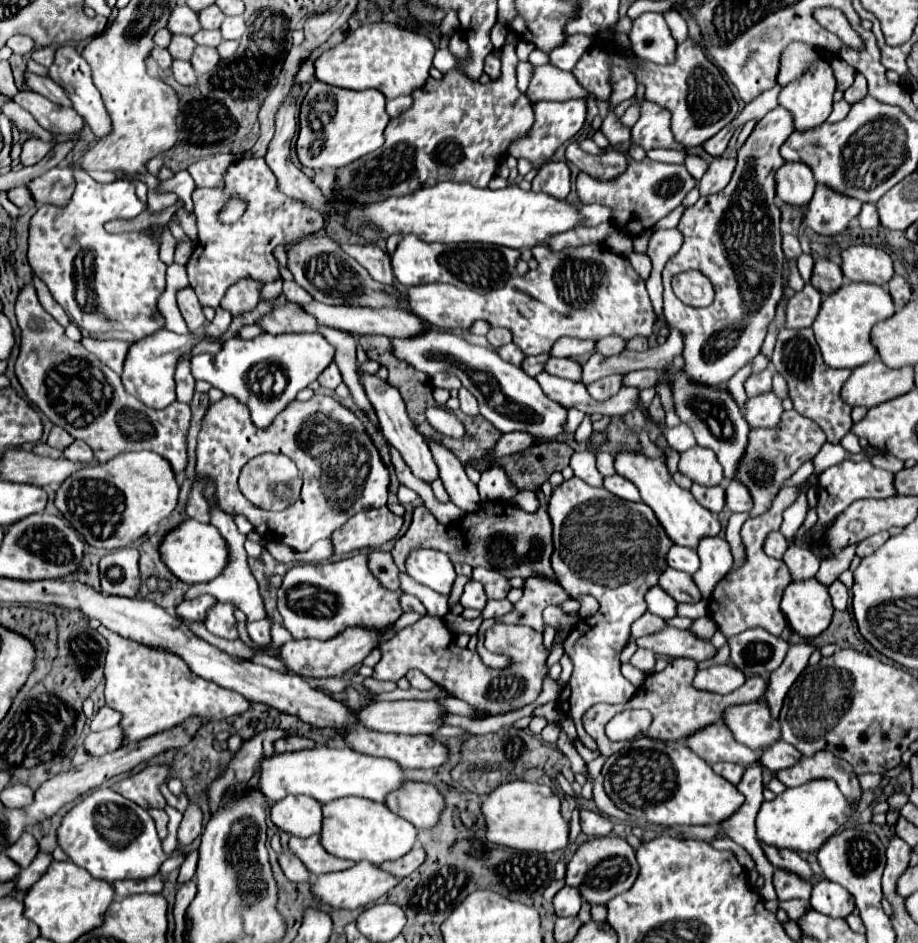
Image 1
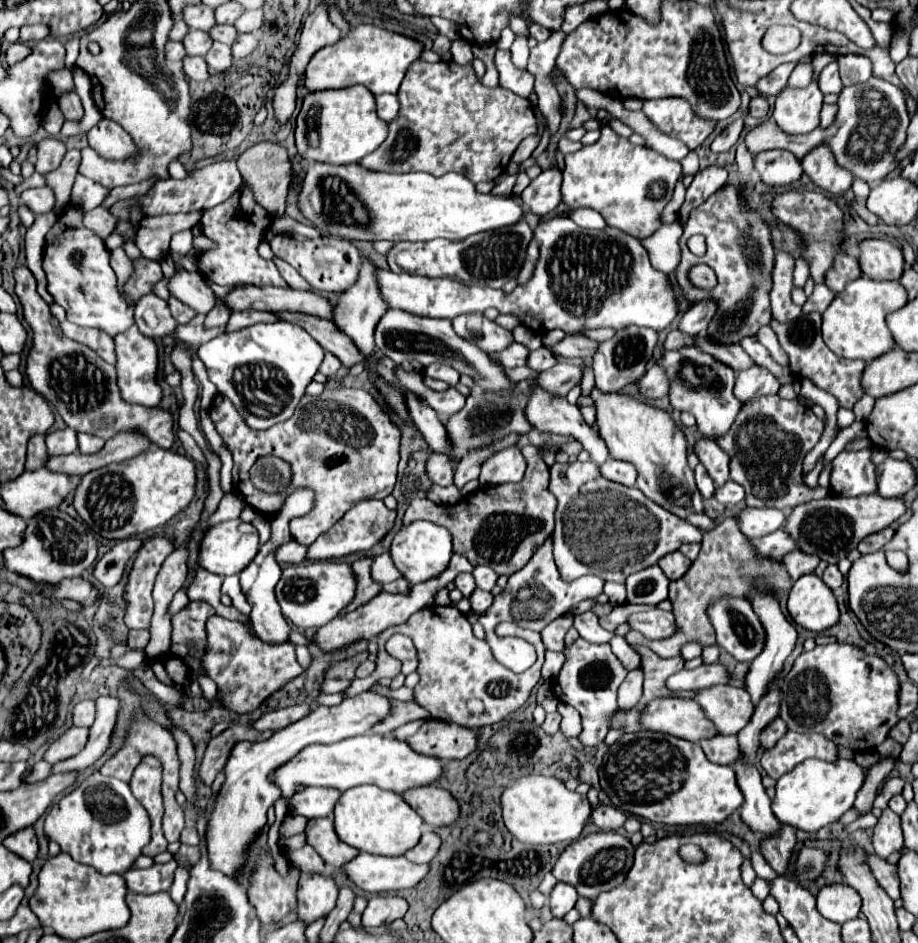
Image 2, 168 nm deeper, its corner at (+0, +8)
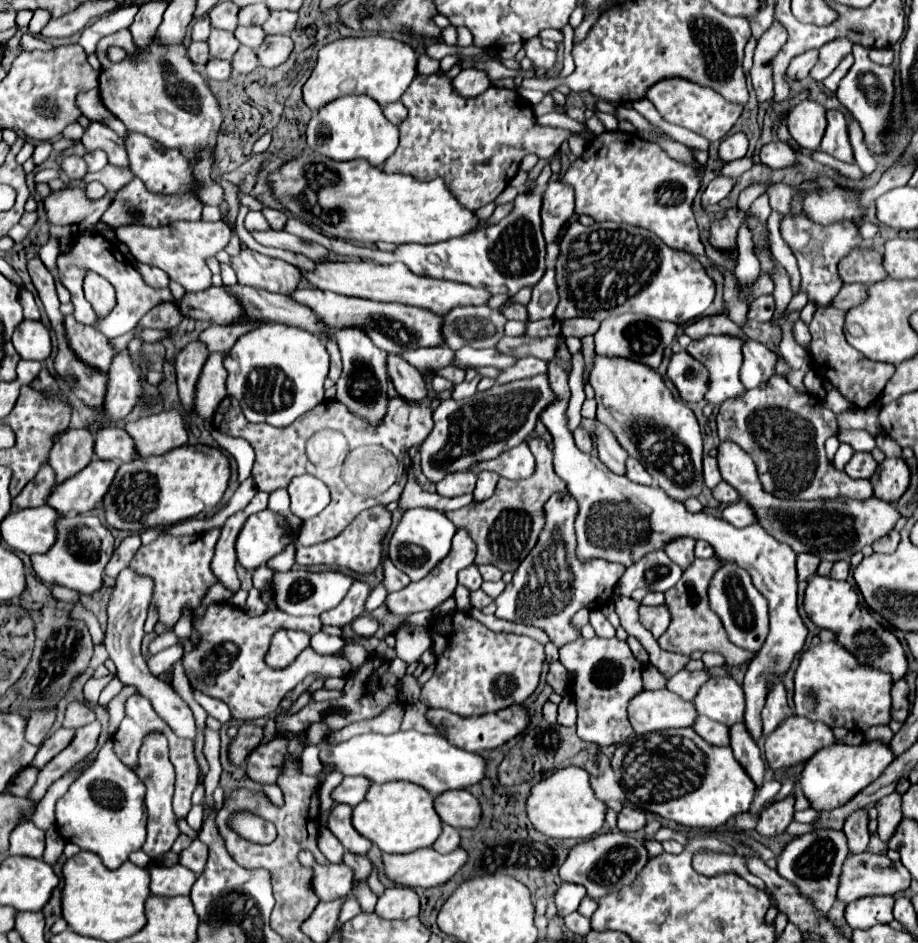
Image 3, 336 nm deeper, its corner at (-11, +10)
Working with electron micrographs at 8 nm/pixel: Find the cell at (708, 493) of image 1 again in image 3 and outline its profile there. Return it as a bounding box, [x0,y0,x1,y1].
[704,456,722,488]

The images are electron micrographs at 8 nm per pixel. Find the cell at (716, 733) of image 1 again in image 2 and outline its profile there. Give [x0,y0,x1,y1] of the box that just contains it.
[643,698,719,744]

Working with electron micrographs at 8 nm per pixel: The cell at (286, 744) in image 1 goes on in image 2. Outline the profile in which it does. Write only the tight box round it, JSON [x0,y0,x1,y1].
[197,724,274,786]

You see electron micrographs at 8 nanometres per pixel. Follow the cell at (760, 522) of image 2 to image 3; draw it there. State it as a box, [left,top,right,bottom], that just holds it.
[722,500,756,528]

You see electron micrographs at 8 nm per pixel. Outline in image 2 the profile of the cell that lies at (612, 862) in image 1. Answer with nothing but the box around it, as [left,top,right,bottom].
[553,832,633,898]

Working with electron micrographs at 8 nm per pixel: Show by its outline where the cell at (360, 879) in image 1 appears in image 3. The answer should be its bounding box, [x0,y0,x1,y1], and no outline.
[384,848,468,888]

